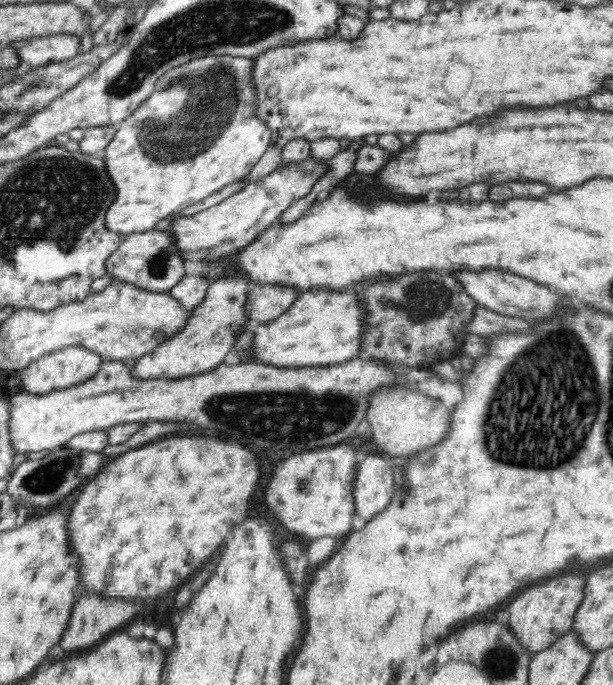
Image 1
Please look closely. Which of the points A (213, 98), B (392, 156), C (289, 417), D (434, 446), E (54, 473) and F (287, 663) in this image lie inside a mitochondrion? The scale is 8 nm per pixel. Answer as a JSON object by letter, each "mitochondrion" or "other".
{"A":"mitochondrion","B":"other","C":"mitochondrion","D":"other","E":"mitochondrion","F":"other"}

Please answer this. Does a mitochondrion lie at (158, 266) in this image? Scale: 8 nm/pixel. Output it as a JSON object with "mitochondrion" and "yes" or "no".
{"mitochondrion":"yes"}

